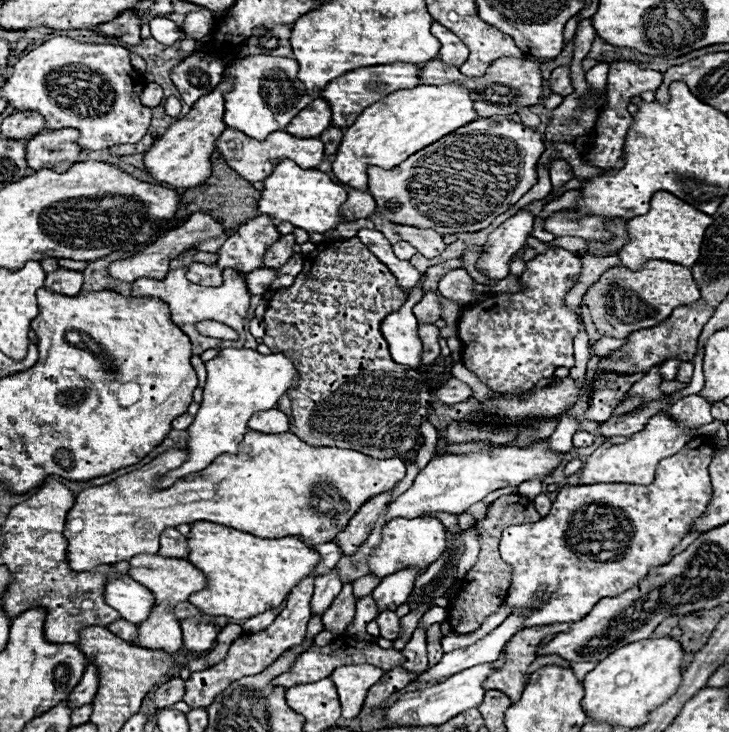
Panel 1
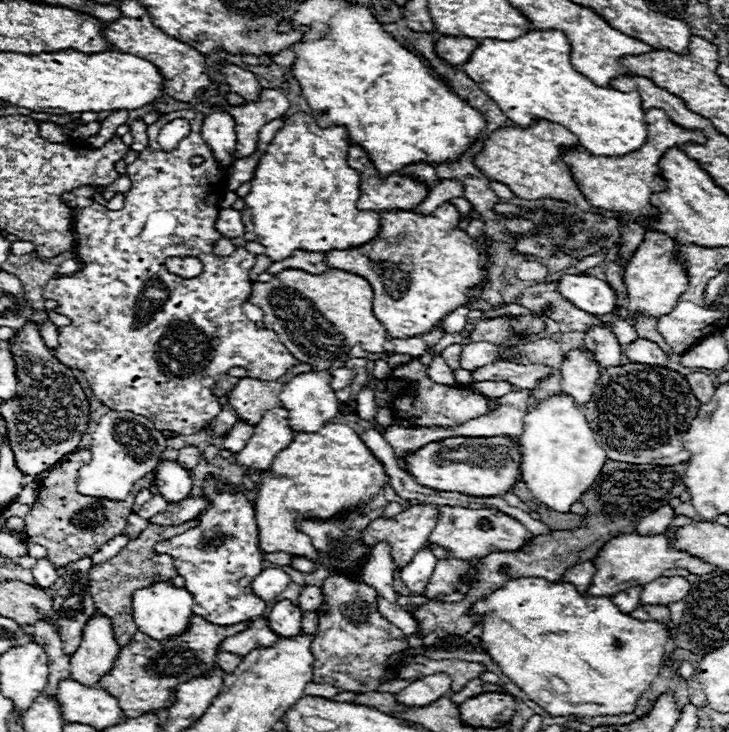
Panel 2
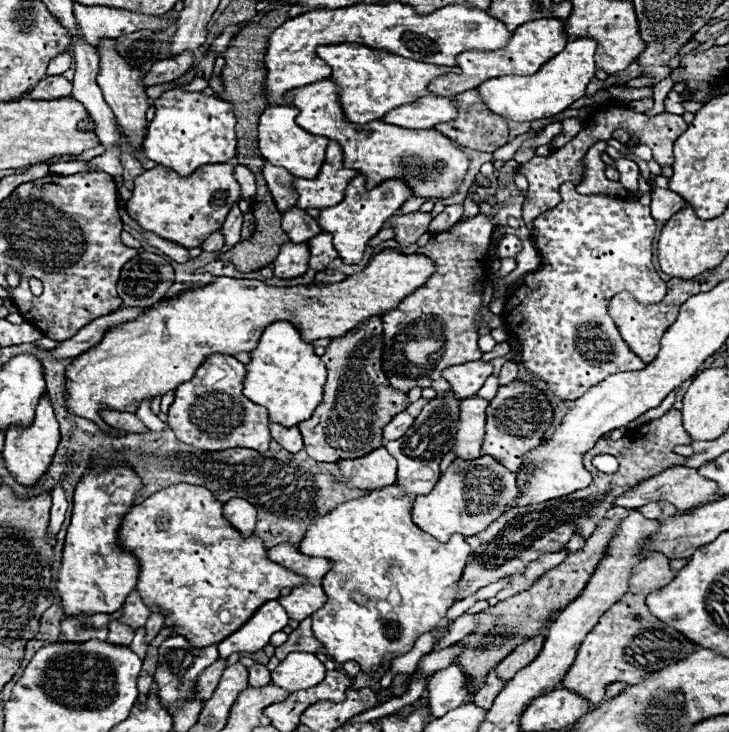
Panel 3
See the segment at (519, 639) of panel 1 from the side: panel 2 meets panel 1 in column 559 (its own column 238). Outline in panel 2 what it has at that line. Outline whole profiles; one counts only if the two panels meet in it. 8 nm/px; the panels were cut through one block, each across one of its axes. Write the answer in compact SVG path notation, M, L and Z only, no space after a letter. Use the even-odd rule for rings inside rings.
M194 614L190 618L190 628L174 640L158 642L138 632L138 636L134 636L134 640L116 656L112 672L102 676L100 688L118 698L118 704L124 708L126 716L142 716L160 708L170 708L176 702L176 686L196 676L208 676L216 668L216 654L222 640L244 632L248 626L250 622L220 628Z

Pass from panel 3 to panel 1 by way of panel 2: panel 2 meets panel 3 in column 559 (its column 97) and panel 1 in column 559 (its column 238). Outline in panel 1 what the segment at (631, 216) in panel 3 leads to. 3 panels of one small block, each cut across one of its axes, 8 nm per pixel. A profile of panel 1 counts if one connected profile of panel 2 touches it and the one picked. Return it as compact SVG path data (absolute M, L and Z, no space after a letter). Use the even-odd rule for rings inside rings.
M545 252L534 260L526 262L526 270L520 280L524 282L524 290L514 294L494 294L482 296L474 302L474 306L466 308L458 322L458 336L462 340L462 364L476 374L490 390L494 392L528 392L544 378L552 378L558 366L572 368L574 352L572 338L580 330L580 320L574 312L564 306L566 292L576 284L580 274L580 258L571 252Z

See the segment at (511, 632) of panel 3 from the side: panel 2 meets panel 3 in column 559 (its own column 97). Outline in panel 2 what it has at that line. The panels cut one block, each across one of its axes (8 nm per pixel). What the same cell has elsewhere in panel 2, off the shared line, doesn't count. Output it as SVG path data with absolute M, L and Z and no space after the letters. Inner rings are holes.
M150 524L150 528L146 528L146 532L142 532L138 536L138 540L130 542L126 548L122 548L122 552L118 552L114 558L94 566L88 574L90 578L90 592L92 592L92 600L94 600L94 608L110 618L112 622L112 630L114 630L114 638L118 642L118 646L126 646L130 644L132 636L138 632L138 626L134 622L134 616L132 616L132 594L140 588L148 588L156 582L172 582L176 574L176 568L172 564L172 558L170 556L156 556L152 546L160 540L166 540L166 538L172 538L176 534L182 534L184 528L180 524L180 530L178 526L158 526L158 524Z

